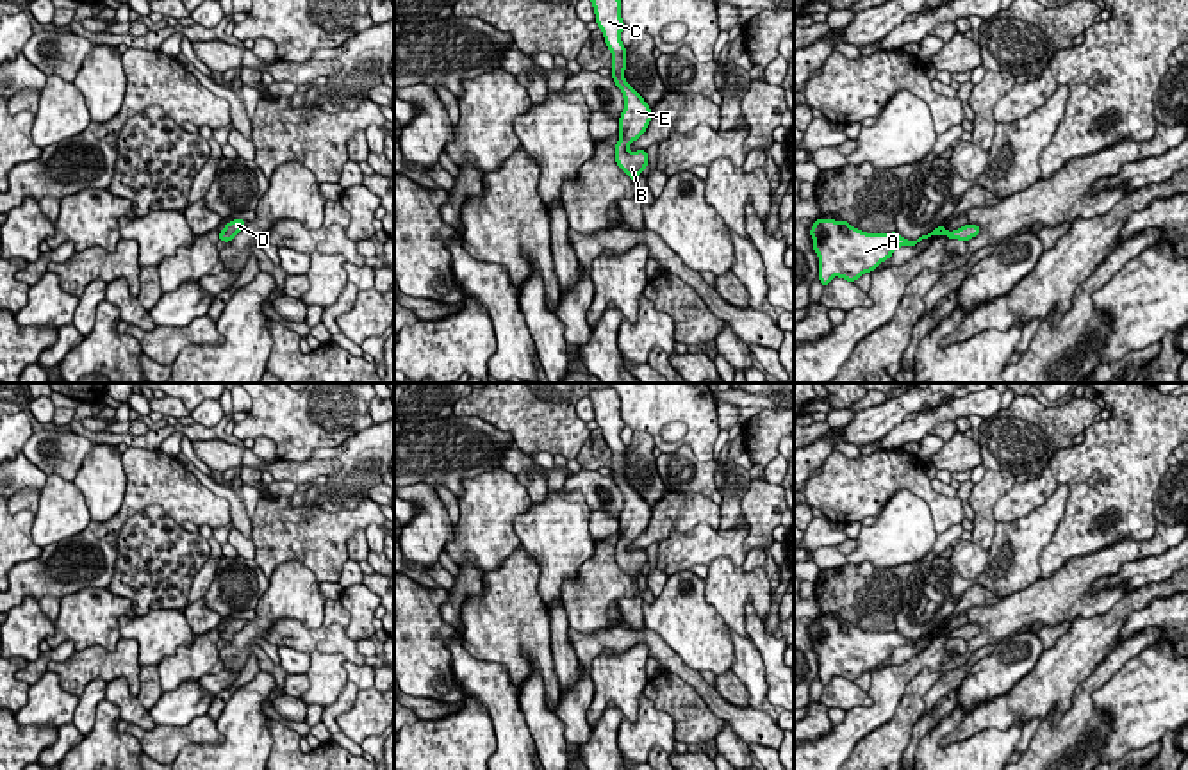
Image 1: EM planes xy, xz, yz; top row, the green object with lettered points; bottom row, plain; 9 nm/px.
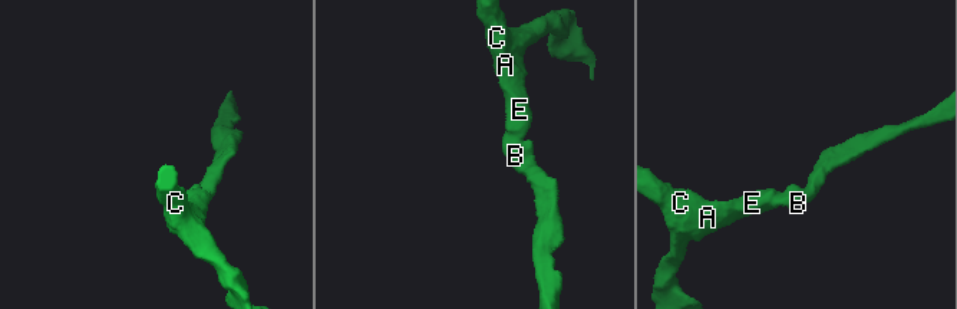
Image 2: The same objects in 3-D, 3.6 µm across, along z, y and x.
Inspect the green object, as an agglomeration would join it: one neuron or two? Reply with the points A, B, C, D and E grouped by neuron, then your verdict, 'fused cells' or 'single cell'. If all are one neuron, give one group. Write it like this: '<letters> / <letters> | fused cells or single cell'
A B C D E | single cell

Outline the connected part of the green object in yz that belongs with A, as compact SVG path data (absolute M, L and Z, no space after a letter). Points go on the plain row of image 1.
M815 618L815 624L810 627L810 636L815 640L813 642L813 649L819 656L819 679L822 683L822 686L826 686L833 676L840 676L847 681L856 681L863 672L872 672L881 661L885 661L887 658L892 656L892 652L899 647L899 645L915 645L919 643L922 638L928 638L931 635L947 635L949 640L951 638L958 638L958 640L970 640L972 636L976 636L981 631L981 627L978 624L965 624L958 629L947 631L945 626L936 626L931 633L922 635L915 640L908 640L904 636L901 636L897 631L892 633L867 633L862 631L854 626L851 626L847 620L840 618Z

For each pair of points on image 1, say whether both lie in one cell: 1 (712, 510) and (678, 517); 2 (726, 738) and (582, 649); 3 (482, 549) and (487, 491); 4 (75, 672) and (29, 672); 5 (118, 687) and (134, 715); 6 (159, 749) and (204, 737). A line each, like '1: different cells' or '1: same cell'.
1: same cell
2: different cells
3: same cell
4: different cells
5: same cell
6: same cell

